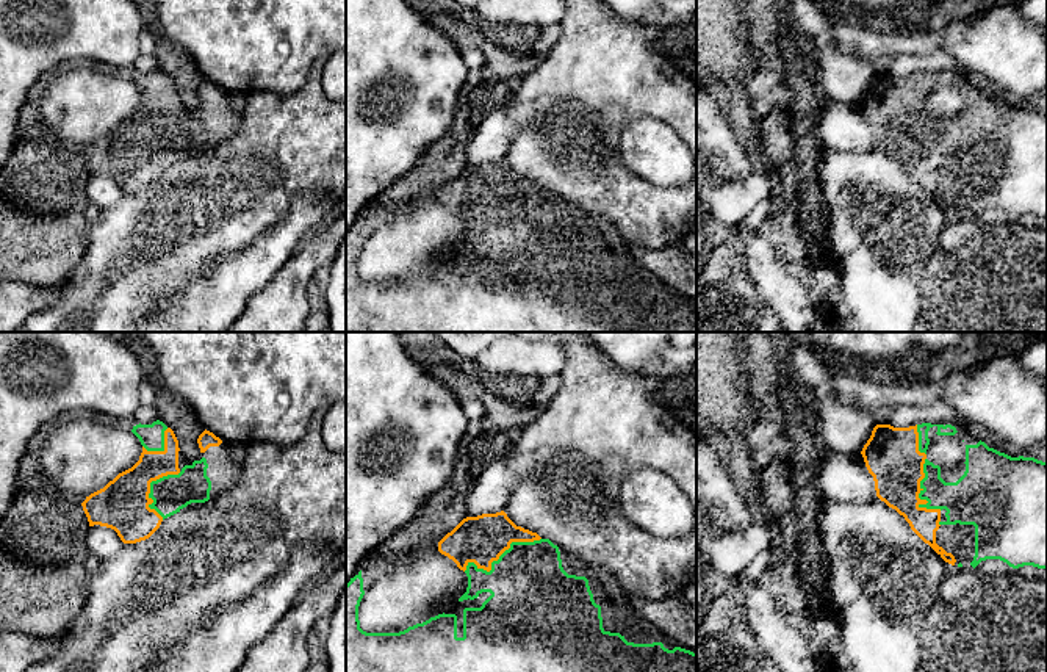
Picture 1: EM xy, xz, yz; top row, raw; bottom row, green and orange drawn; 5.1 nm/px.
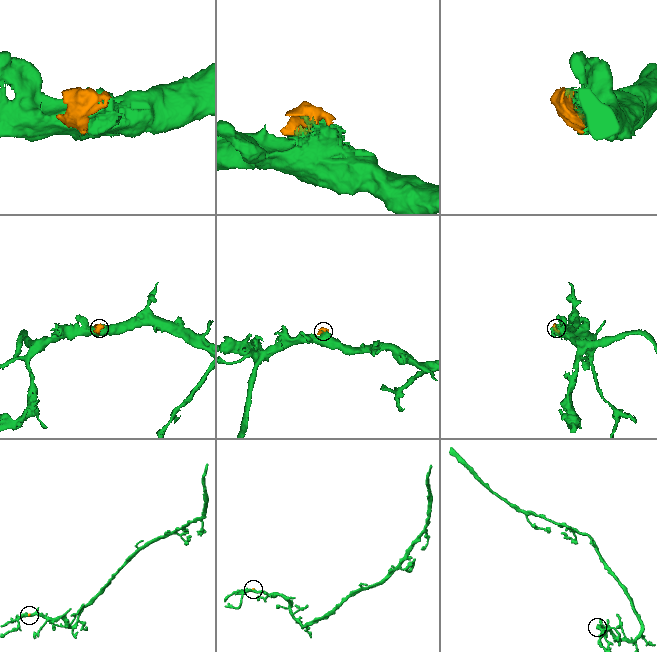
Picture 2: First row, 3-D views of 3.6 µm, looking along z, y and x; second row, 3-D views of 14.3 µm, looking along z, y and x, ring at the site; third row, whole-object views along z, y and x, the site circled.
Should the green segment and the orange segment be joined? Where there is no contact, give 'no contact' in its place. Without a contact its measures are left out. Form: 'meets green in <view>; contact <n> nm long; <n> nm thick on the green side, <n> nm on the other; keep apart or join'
meets green in xz; contact 440 nm long; 420 nm thick on the green side, 240 nm on the other; join

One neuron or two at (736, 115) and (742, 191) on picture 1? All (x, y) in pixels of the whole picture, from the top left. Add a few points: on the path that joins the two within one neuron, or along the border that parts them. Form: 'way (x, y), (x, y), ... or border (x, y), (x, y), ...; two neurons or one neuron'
border (753, 169), (773, 176); two neurons

